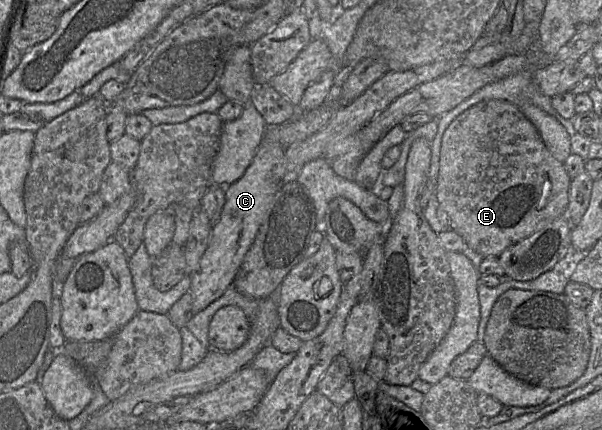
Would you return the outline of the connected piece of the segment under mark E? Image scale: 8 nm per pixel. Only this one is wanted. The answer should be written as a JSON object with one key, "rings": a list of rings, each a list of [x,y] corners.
{"rings":[[[493,99],[482,101],[471,106],[457,116],[444,131],[441,139],[439,171],[434,192],[439,206],[448,216],[449,229],[454,230],[463,238],[468,249],[477,252],[485,258],[487,256],[499,256],[515,242],[530,236],[553,219],[565,215],[568,205],[570,180],[563,162],[552,156],[541,139],[538,130],[522,111],[508,101]]]}

